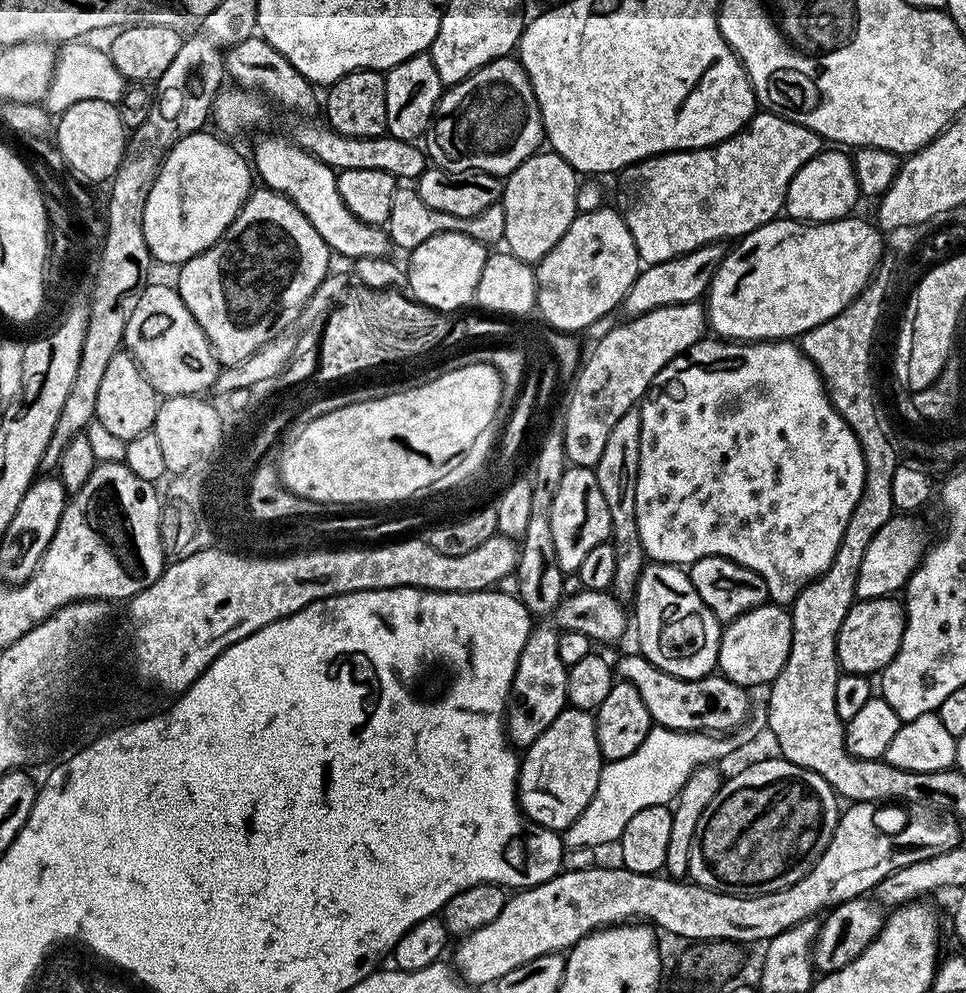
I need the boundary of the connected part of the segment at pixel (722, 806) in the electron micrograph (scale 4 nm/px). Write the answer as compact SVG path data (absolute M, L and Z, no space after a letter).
M783 758L760 760L720 785L718 794L710 798L710 806L702 810L690 850L688 876L707 888L726 892L759 894L777 892L802 879L822 858L836 829L842 811L836 791L818 774Z

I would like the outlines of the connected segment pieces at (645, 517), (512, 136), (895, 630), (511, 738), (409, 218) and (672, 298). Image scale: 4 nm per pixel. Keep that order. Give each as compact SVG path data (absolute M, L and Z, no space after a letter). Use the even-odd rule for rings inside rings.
M705 338L700 340L690 350L686 350L681 356L676 356L654 378L654 382L644 393L644 399L638 405L640 413L640 461L638 462L638 482L636 483L636 525L638 526L638 538L644 547L644 555L649 561L657 564L678 564L691 566L707 556L721 556L727 560L738 562L750 570L754 570L766 582L768 595L775 603L781 606L790 606L802 594L802 590L811 582L819 578L823 572L834 562L834 558L840 549L842 536L846 534L846 528L850 518L854 514L854 506L858 506L860 495L864 489L864 451L860 448L858 438L853 434L852 427L842 418L842 414L832 405L832 397L824 387L823 379L816 370L815 364L804 355L803 351L795 343L787 340L766 340L763 342L729 342L719 338Z
M511 55L500 56L462 82L451 85L436 103L436 113L426 133L427 159L435 167L455 172L485 172L491 176L507 178L526 158L535 156L545 143L544 123L534 98L534 86L520 65L519 59Z
M892 596L857 600L846 614L842 630L838 630L836 660L840 663L841 669L866 677L883 672L884 667L898 654L907 621L903 603Z
M537 623L528 635L526 646L514 670L512 689L508 691L508 707L504 713L504 731L508 743L520 750L527 750L537 738L558 718L568 704L569 665L558 656L560 632L557 625Z
M397 187L394 198L390 202L390 218L386 225L386 235L393 245L403 250L411 250L422 246L426 238L434 238L434 234L466 234L466 238L474 238L485 246L496 246L506 234L506 210L503 203L486 206L482 214L474 218L458 218L458 214L445 214L443 210L430 210L426 202L416 193L415 187ZM496 244L496 245L492 245Z
M720 242L703 244L701 248L695 248L681 256L675 256L666 262L641 267L634 286L630 286L630 290L624 296L623 311L628 311L629 317L641 316L662 306L690 304L699 301L707 293L708 287L712 285L714 274L724 260L725 251L725 245Z

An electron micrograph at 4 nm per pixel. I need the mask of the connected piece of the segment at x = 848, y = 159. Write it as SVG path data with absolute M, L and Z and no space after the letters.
M821 150L817 156L810 158L810 162L806 162L806 166L802 166L802 170L798 170L798 174L794 174L794 178L790 182L788 192L784 196L784 212L793 220L801 222L823 222L825 220L843 220L845 216L853 211L852 208L856 204L856 200L861 199L860 187L856 181L854 174L854 166L852 165L852 156L847 151L836 150L840 152L828 152Z

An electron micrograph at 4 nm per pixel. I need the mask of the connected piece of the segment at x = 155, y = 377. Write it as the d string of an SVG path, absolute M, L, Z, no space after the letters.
M156 282L149 283L138 298L124 331L123 347L136 359L152 389L164 398L207 393L207 388L215 385L222 367L202 326L198 326L194 314L186 310L186 302L182 302L175 287L168 285L167 288Z

